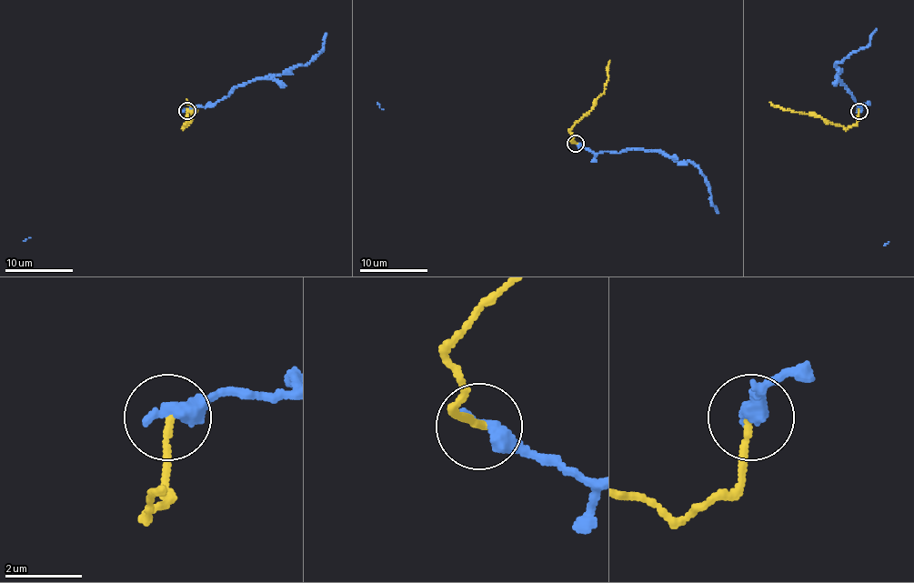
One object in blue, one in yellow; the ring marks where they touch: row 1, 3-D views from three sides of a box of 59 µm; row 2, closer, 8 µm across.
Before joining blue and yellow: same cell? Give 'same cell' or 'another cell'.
another cell

